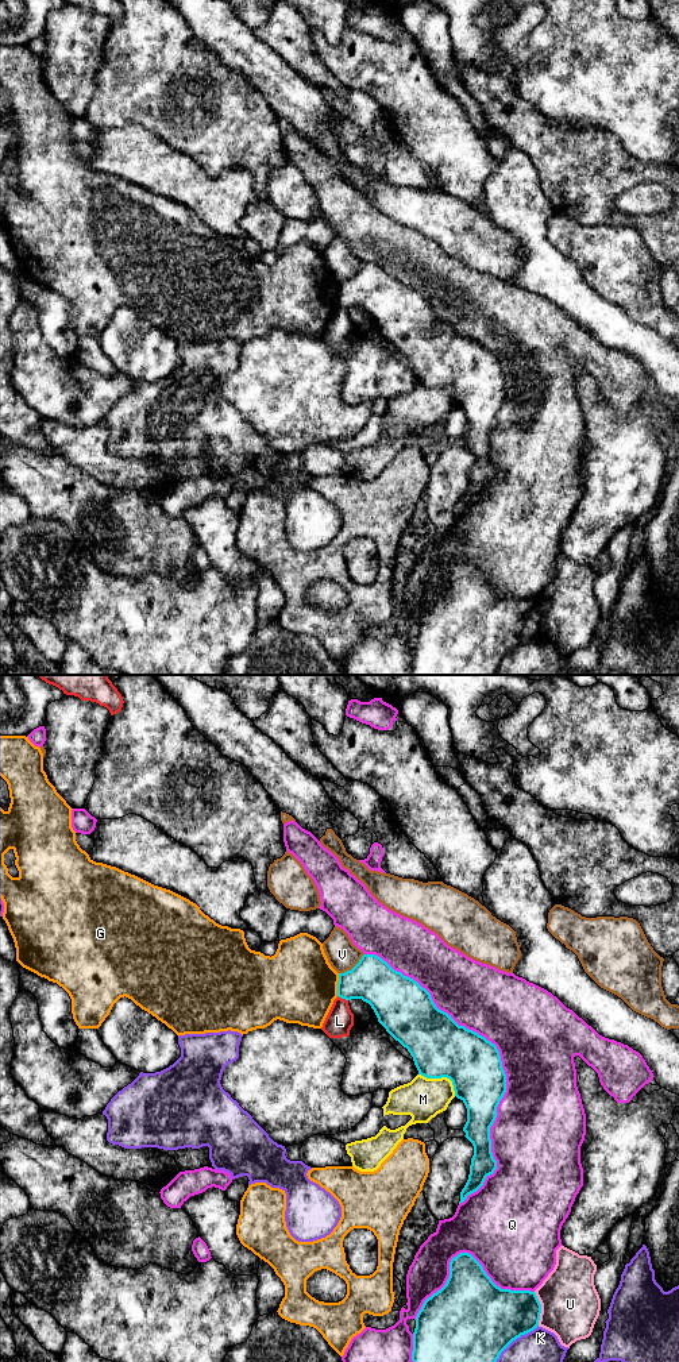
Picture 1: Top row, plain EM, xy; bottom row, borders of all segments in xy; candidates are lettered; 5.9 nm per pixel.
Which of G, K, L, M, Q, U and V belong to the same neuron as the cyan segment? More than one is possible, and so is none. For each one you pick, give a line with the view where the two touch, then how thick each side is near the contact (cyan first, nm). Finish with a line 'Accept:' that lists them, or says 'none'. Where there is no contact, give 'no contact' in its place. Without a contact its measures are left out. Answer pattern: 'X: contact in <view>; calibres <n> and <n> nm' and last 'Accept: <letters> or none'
Accept: none

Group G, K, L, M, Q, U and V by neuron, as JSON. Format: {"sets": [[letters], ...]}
{"sets": [["G"], ["K"], ["L"], ["M"], ["Q"], ["U"], ["V"]]}

